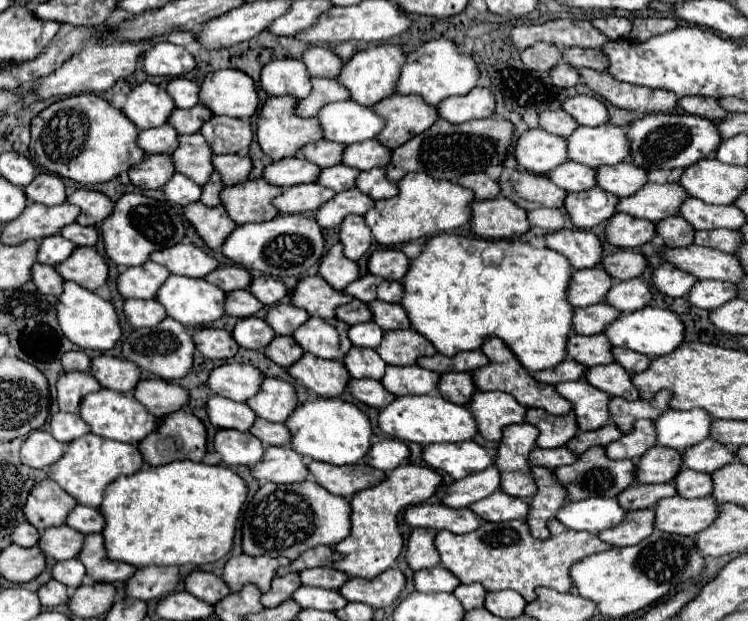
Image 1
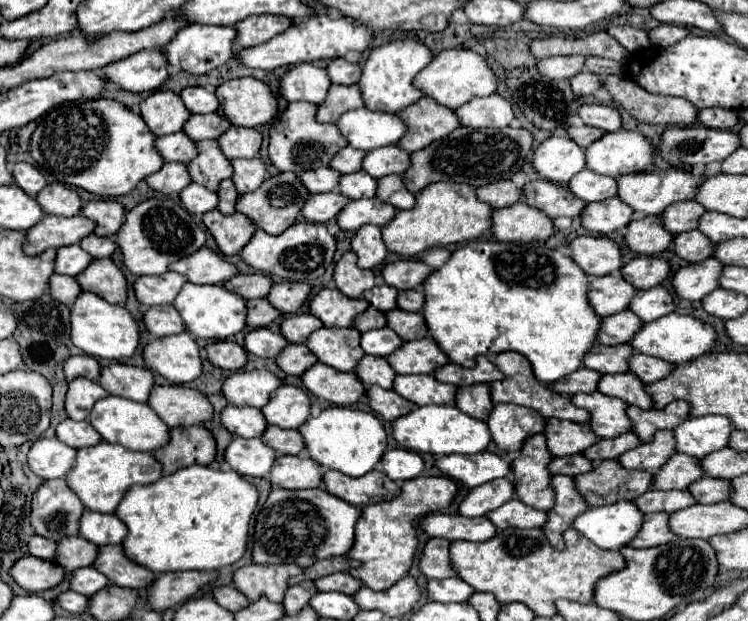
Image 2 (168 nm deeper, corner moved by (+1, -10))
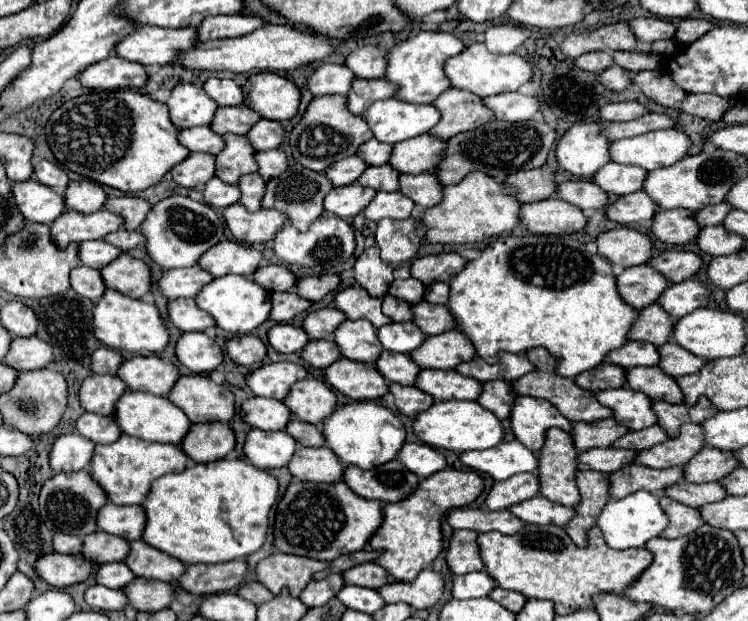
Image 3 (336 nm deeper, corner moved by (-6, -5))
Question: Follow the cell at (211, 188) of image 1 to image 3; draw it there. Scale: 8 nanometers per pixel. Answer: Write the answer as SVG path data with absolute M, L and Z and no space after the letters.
M250 173L240 177L238 187L242 189L242 197L240 203L248 209L248 211L256 211L260 209L260 199L264 195L264 181L260 179L258 173Z

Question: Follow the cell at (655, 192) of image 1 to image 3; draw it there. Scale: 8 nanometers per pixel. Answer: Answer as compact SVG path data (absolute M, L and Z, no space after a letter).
M722 201L720 205L706 205L704 209L696 211L694 217L696 217L696 223L700 227L706 227L706 225L722 225L722 221L724 221L724 217L728 215L730 209L732 207Z

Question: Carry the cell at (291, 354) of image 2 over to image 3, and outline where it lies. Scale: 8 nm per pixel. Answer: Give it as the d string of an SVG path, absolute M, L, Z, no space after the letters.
M318 339L318 341L308 341L308 345L302 349L302 359L318 369L324 369L328 365L332 365L334 361L340 359L340 351L336 347L334 341L326 341L326 339Z

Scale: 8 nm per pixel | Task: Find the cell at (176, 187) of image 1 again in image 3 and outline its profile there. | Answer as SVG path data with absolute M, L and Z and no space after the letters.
M212 177L212 181L208 181L208 185L204 185L202 195L204 195L206 205L222 209L240 199L240 189L236 185L228 185L228 183L220 181L218 177Z

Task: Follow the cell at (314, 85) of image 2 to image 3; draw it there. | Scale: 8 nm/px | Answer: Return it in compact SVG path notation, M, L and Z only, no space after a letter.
M324 63L308 77L312 95L346 95L350 91L354 73L346 65Z

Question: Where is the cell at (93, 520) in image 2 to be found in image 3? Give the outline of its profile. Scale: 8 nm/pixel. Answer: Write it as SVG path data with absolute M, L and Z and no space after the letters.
M106 503L98 511L98 517L96 517L98 529L102 529L104 533L110 533L110 535L124 537L128 541L142 537L144 523L146 523L146 515L140 505L120 507L120 505Z

